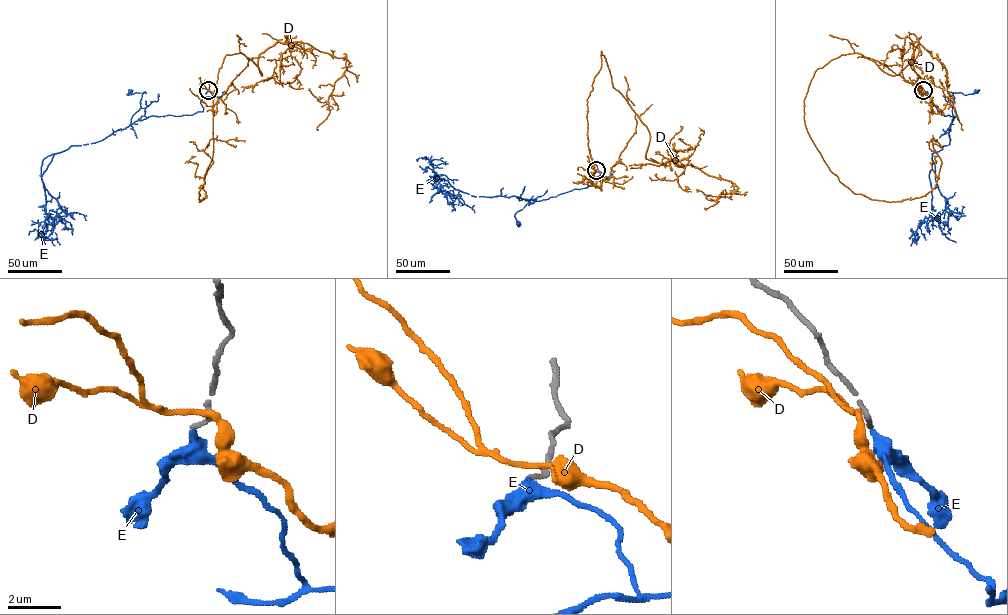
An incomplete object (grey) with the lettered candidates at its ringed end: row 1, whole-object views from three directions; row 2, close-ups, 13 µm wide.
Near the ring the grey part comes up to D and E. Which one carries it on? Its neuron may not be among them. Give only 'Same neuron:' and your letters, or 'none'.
Same neuron: E

